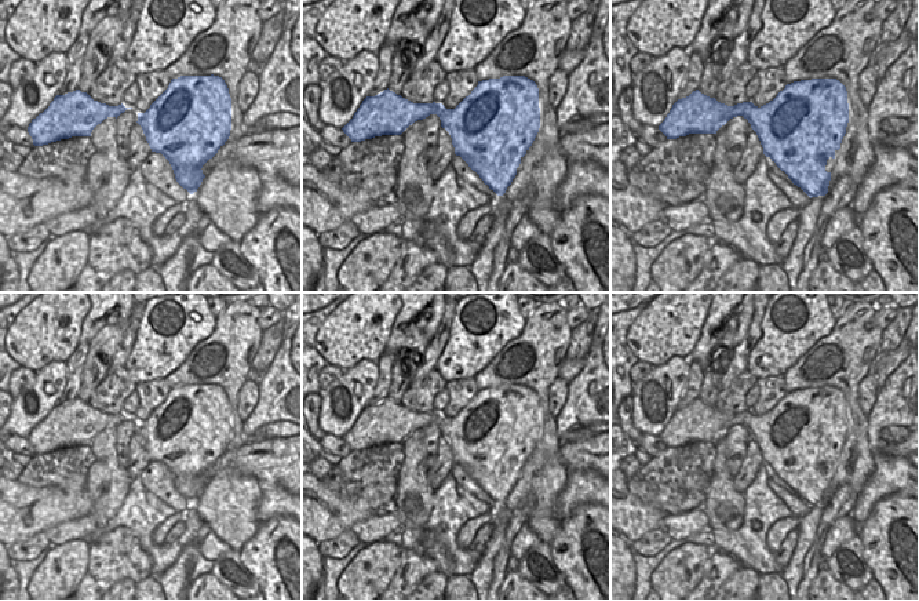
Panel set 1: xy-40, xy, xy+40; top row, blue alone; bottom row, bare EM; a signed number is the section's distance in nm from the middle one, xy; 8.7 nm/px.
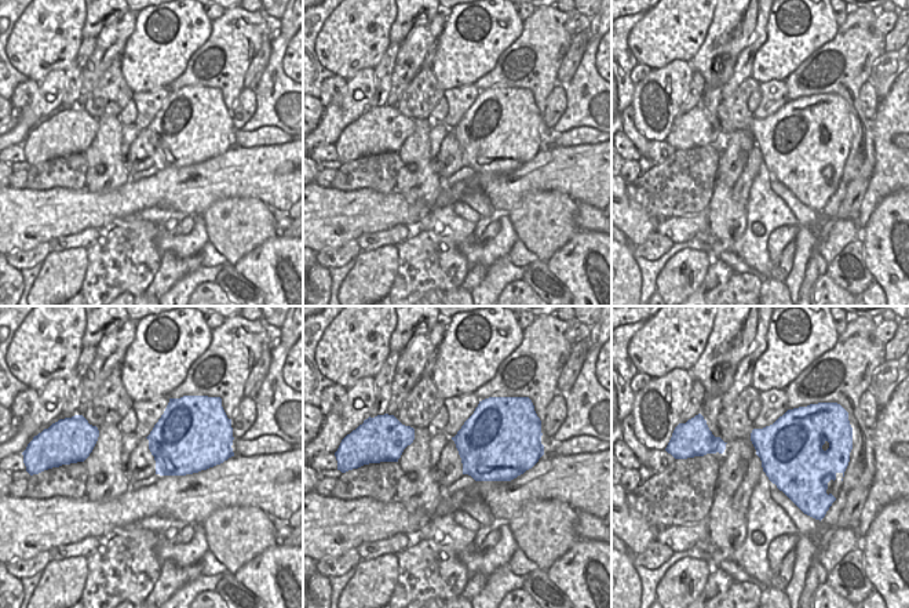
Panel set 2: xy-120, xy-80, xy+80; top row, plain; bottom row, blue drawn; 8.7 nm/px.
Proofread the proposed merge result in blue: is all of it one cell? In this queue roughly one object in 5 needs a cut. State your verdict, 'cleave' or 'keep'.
keep

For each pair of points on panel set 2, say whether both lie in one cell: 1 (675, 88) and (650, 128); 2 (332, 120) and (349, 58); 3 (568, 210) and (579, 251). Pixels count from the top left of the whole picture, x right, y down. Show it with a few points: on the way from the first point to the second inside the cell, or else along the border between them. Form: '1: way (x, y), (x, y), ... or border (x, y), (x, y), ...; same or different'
1: way (672, 102), (668, 119), (657, 120); same
2: border (373, 68), (362, 68), (347, 80); different
3: border (579, 229), (551, 255); different

